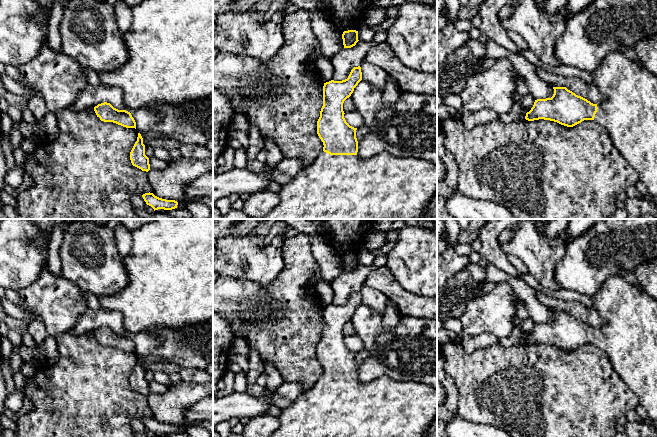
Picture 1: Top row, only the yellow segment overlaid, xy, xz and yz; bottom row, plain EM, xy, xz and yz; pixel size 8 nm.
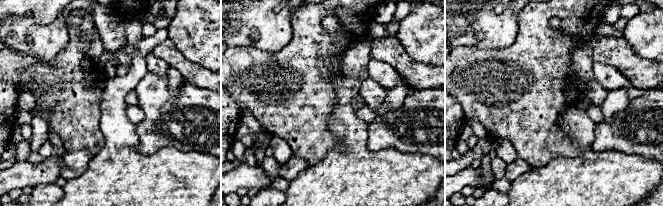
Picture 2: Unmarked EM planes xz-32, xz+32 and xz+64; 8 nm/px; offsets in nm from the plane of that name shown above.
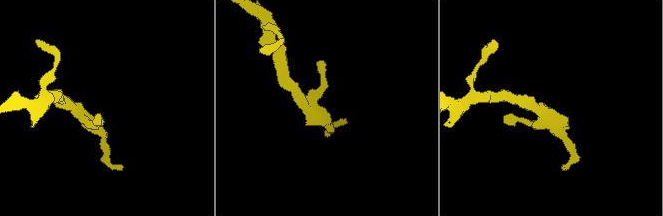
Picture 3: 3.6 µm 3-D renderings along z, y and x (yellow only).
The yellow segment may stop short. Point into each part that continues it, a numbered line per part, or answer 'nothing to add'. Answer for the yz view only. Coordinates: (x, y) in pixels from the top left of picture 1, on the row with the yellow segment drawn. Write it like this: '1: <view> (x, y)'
1: yz (629, 112)

